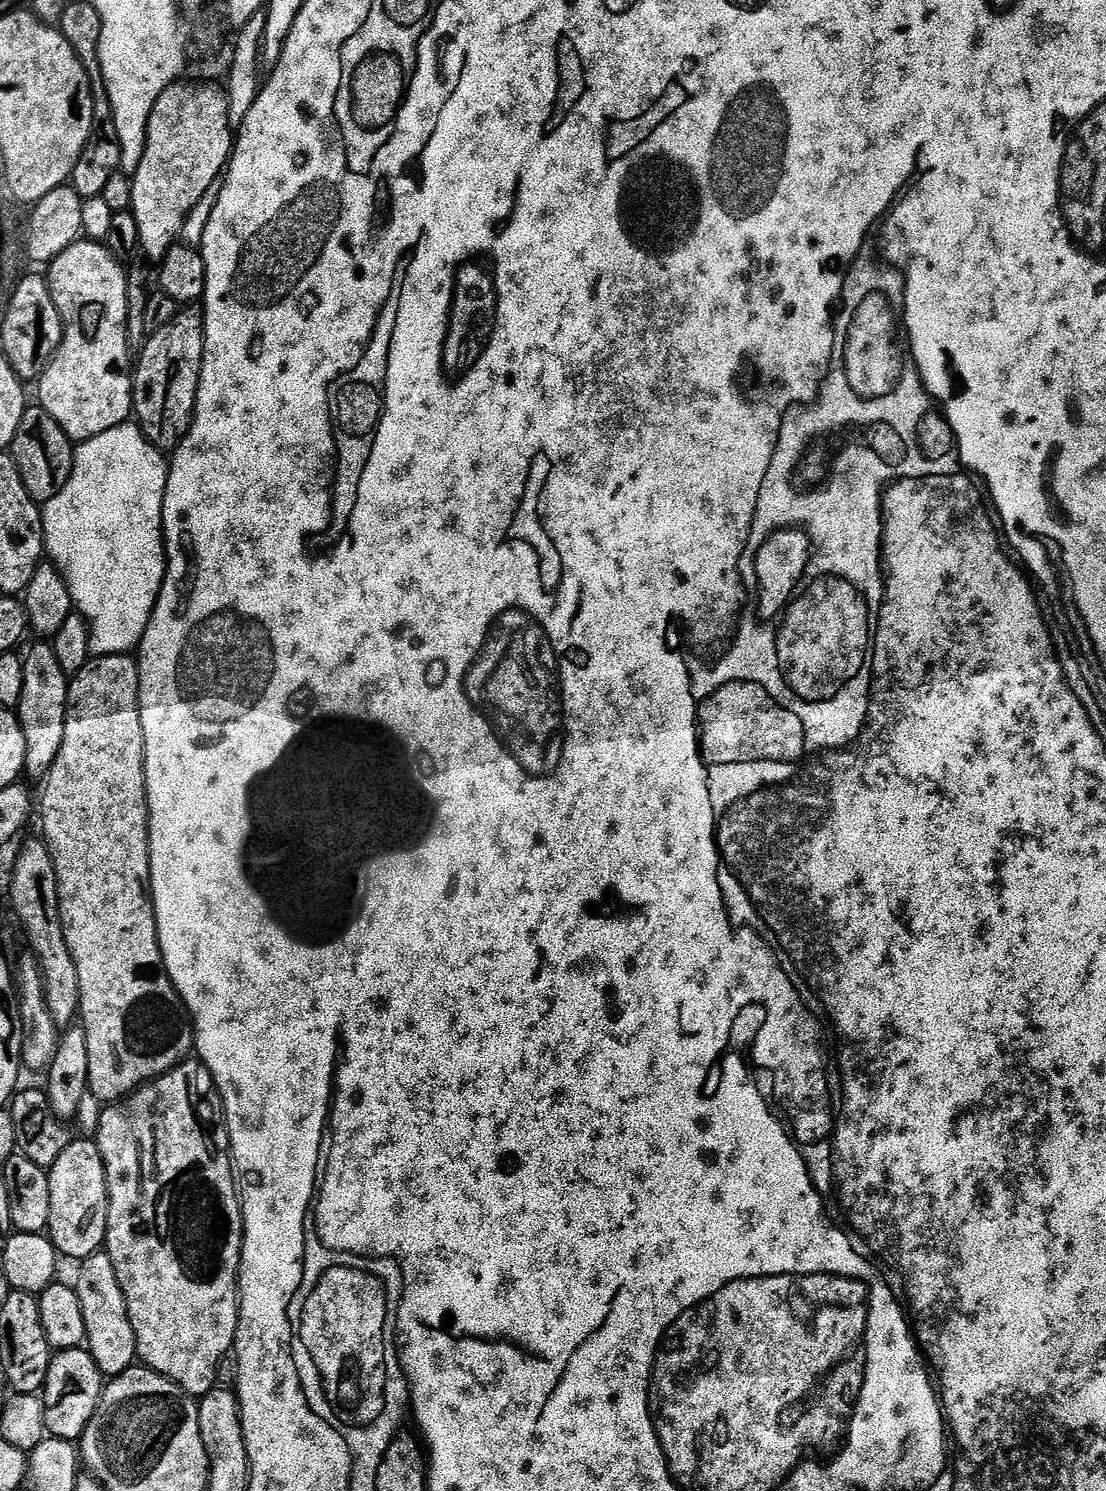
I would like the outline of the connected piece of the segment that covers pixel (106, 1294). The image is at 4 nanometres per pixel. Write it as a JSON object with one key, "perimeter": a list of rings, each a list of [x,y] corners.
{"perimeter":[[[97,1250],[79,1261],[80,1273],[74,1279],[74,1287],[80,1306],[82,1318],[86,1324],[86,1348],[92,1353],[96,1367],[105,1377],[121,1376],[127,1368],[133,1367],[136,1355],[136,1332],[128,1321],[128,1311],[124,1295],[118,1286],[114,1266],[107,1251]]]}

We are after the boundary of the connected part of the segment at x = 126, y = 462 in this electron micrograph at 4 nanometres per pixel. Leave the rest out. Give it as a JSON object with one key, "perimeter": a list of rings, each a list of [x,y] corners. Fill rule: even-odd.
{"perimeter":[[[125,422],[96,437],[90,437],[84,443],[77,443],[66,479],[57,487],[56,493],[43,501],[42,527],[44,529],[44,551],[47,559],[56,565],[60,571],[60,579],[68,587],[72,595],[75,611],[83,616],[88,626],[88,651],[96,656],[119,656],[128,654],[139,645],[144,628],[148,625],[148,618],[156,606],[156,598],[160,595],[160,586],[164,578],[166,567],[166,545],[162,535],[164,527],[164,483],[168,480],[169,465],[161,449],[147,439],[141,432],[139,423]]]}

